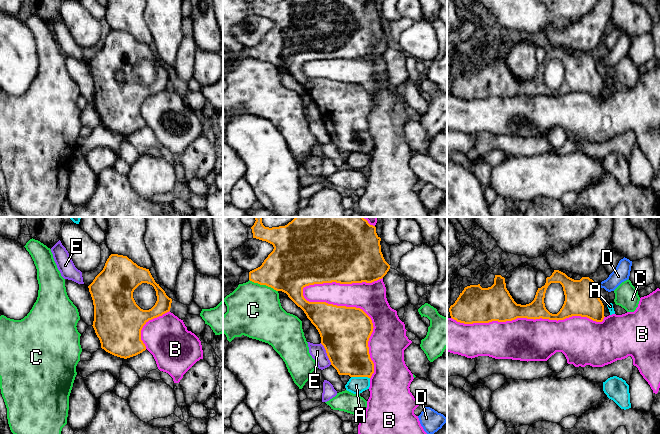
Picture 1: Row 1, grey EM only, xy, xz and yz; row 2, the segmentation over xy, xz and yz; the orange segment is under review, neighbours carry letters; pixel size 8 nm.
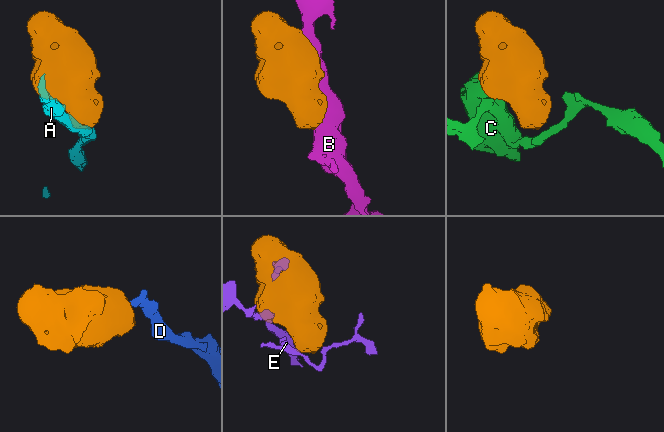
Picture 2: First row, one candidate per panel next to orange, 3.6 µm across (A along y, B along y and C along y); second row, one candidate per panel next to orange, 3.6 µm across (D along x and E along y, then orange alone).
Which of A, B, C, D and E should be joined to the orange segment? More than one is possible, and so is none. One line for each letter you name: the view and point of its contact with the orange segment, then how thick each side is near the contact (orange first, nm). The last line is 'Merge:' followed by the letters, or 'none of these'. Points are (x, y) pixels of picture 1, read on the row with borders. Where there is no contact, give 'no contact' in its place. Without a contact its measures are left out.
D: contact yz (596, 285); calibres 260 and 130 nm
Merge: D

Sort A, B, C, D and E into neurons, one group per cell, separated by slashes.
A / B / C / D / E

